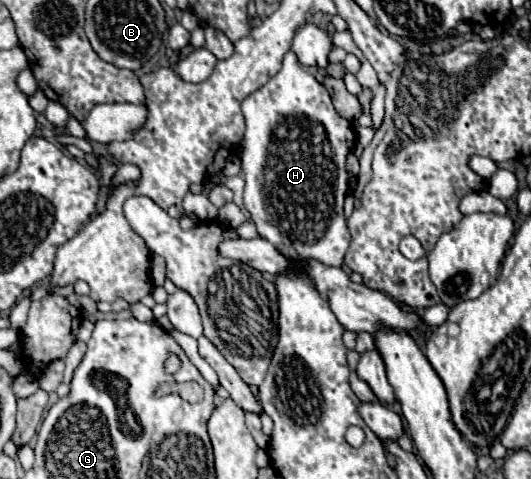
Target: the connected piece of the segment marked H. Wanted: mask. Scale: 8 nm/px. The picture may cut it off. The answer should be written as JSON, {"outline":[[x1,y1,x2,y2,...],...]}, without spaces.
{"outline":[[292,50,284,56,280,72,242,102,242,112,246,120,242,154,242,172,246,182,244,206,252,214,260,236,278,246,278,250,292,260,314,258,322,264,342,264,350,244,350,232,342,206,348,190,344,162,356,142,352,124,338,116,326,88,314,80,308,68,300,66]]}

